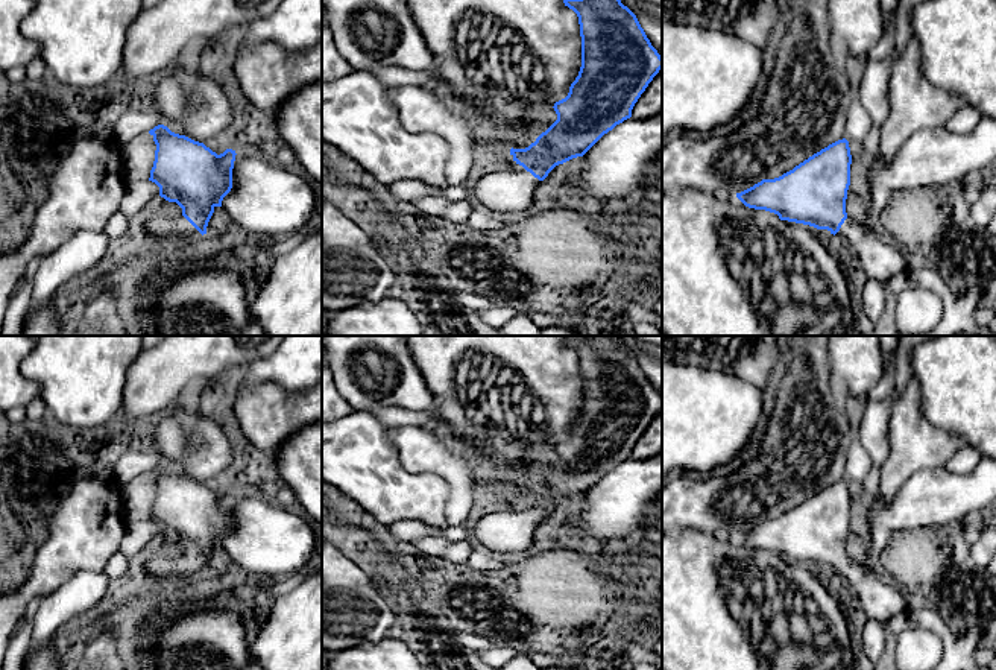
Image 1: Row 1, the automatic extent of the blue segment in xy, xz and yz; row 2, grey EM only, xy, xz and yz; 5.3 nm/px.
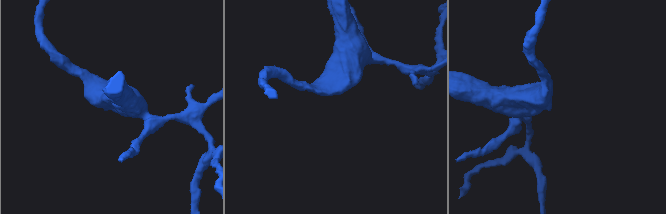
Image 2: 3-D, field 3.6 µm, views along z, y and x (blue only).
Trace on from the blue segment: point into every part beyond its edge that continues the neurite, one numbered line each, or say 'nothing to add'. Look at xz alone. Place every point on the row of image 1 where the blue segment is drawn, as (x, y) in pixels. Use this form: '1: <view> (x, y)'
1: xz (506, 190)

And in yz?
1: yz (881, 259)

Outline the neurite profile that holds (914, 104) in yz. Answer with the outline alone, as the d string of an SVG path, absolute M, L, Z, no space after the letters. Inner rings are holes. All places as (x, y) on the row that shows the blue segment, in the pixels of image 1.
M914 35L897 52L890 74L890 112L881 125L879 156L890 163L917 131L944 128L966 100L932 87L920 65L920 44Z

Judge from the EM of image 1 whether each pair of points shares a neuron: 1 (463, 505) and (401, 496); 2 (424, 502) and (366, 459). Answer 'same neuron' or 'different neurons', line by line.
1: different neurons
2: same neuron

